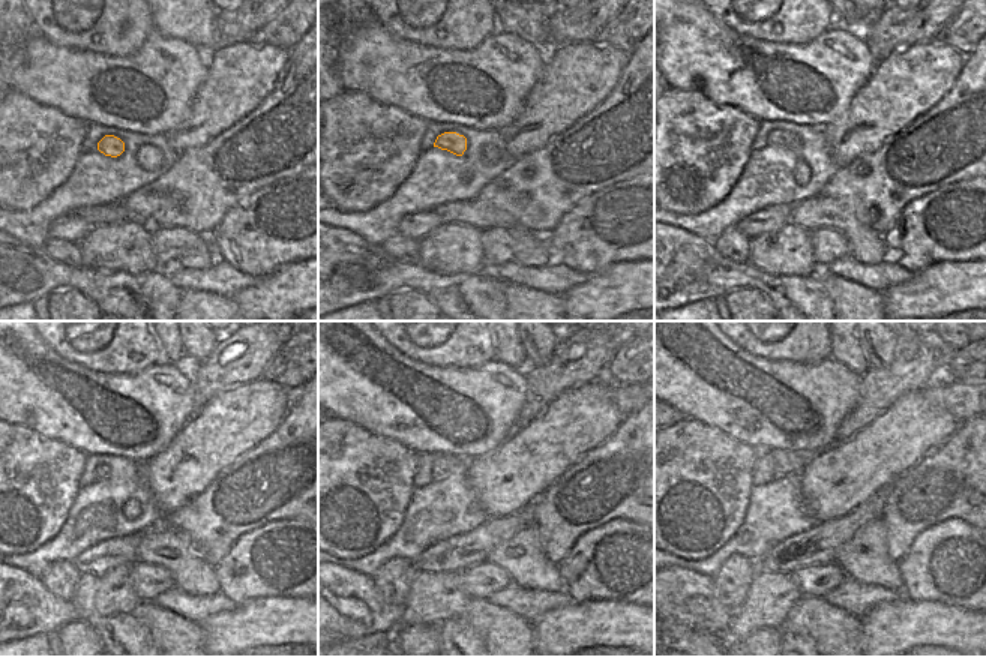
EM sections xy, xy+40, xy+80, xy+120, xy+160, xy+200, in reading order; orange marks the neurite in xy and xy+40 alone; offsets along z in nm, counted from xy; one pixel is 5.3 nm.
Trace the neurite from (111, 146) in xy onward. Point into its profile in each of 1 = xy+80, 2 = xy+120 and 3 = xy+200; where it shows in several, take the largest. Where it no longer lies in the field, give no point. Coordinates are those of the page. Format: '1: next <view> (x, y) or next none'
1: next xy+80 (778, 138)
2: next xy+120 (102, 471)
3: next xy+200 (785, 461)

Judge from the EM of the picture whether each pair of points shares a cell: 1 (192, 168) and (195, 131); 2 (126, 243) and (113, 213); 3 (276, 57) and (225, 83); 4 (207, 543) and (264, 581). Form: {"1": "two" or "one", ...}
{"1": "two", "2": "two", "3": "one", "4": "two"}

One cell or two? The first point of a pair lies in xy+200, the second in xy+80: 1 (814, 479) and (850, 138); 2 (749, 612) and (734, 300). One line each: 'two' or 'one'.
1: one
2: two

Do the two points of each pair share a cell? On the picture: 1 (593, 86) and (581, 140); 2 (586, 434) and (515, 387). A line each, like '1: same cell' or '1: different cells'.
1: different cells
2: different cells

